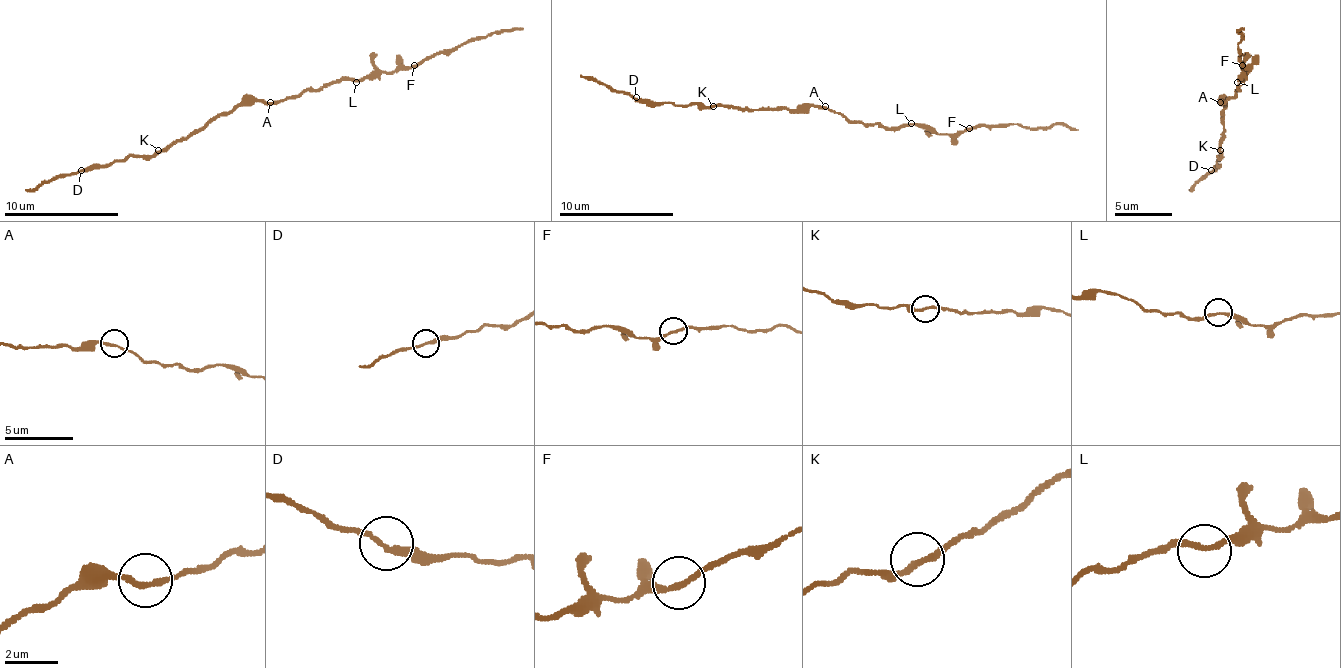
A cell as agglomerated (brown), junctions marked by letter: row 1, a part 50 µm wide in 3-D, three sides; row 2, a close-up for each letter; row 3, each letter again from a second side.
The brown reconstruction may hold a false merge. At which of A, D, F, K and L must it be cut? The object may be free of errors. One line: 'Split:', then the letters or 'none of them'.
Split: F

